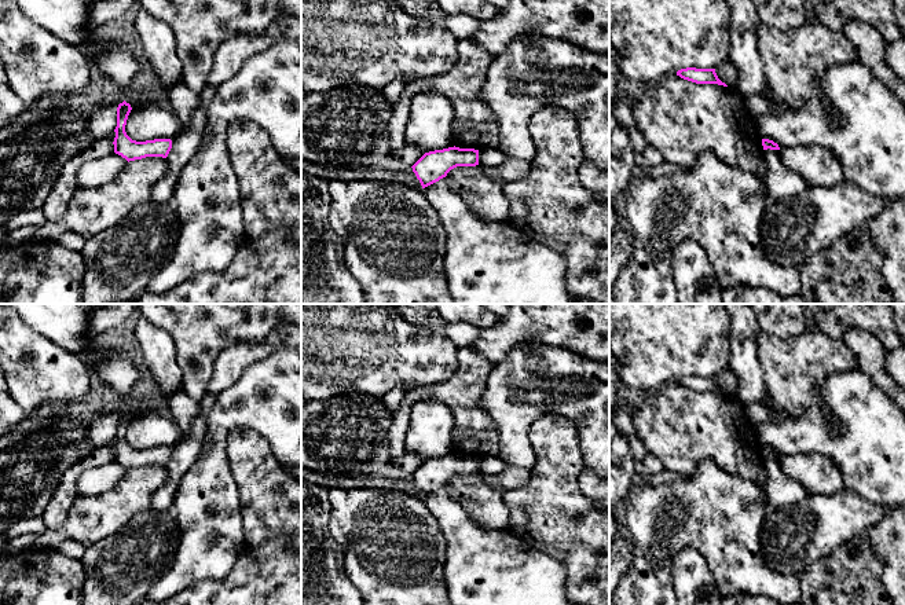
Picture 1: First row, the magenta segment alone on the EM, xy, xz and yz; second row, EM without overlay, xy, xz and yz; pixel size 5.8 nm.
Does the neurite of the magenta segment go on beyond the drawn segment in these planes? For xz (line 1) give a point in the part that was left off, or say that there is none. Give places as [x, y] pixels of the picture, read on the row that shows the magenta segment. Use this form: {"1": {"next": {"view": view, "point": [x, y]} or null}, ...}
{"1": {"next": null}}

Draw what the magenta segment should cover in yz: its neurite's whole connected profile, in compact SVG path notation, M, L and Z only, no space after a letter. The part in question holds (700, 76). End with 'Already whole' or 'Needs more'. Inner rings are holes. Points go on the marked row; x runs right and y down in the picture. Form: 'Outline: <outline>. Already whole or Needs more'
Outline: M686 67L686 69L678 70L677 76L696 84L718 84L718 85L728 87L725 82L722 82L718 78L715 69Z. Already whole

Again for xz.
Outline: M448 147L425 153L411 168L422 188L446 177L457 166L479 165L479 150Z. Already whole

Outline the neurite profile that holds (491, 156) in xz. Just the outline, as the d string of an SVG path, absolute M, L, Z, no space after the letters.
M487 147L479 151L480 166L498 166L506 157L497 147Z

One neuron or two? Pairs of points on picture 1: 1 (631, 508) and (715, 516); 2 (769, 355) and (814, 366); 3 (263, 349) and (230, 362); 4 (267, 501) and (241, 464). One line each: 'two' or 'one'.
1: one
2: one
3: one
4: one

